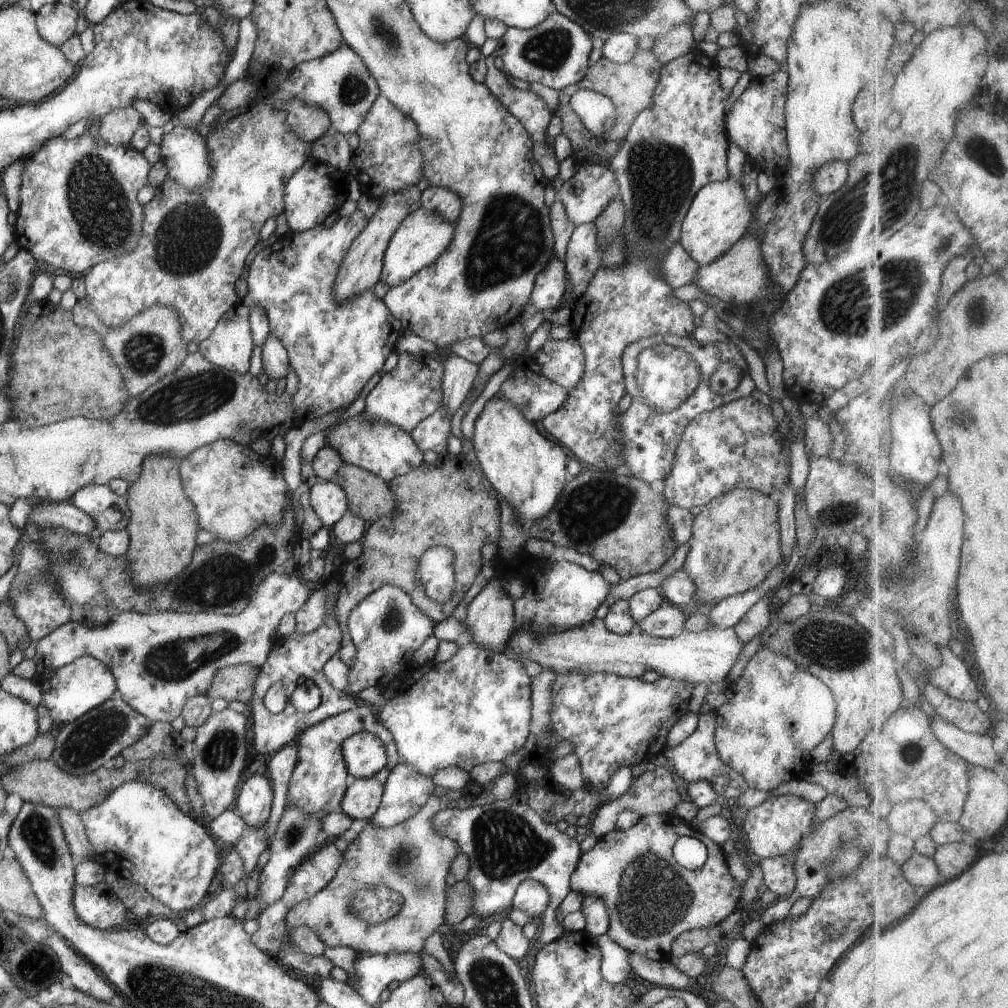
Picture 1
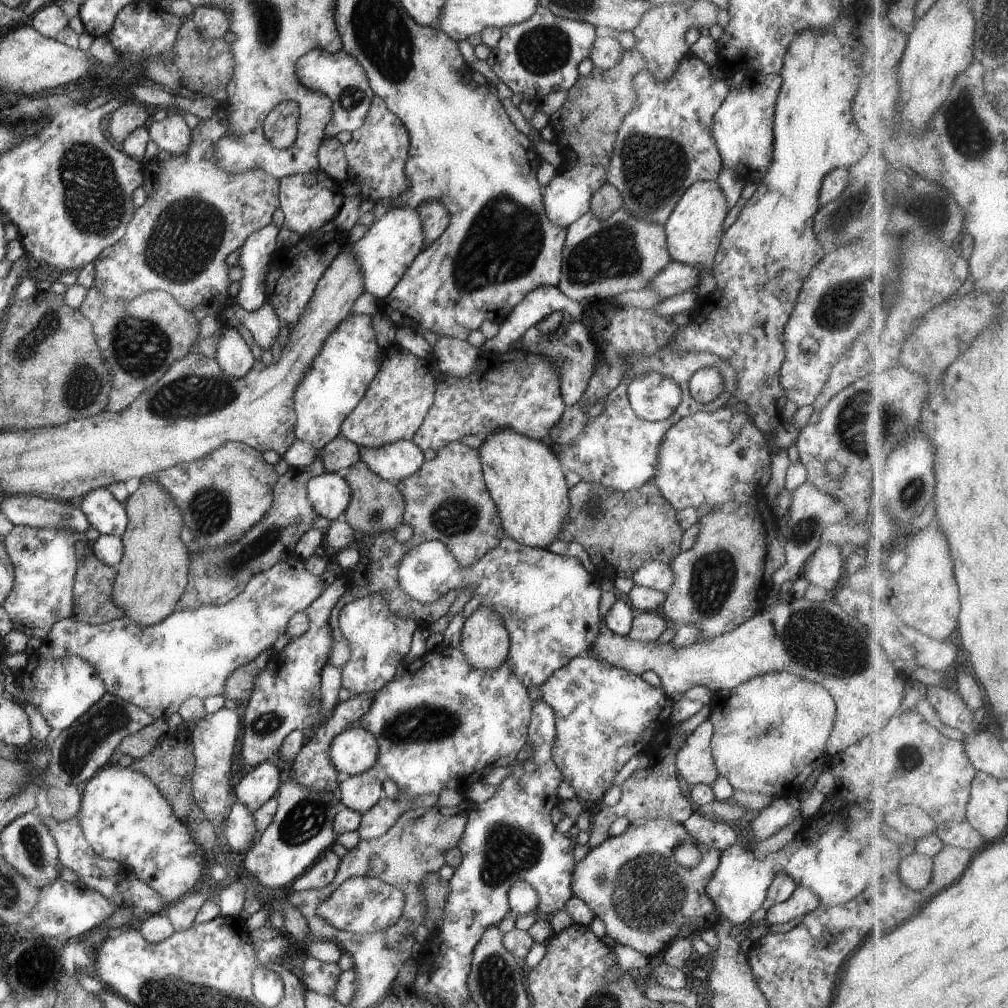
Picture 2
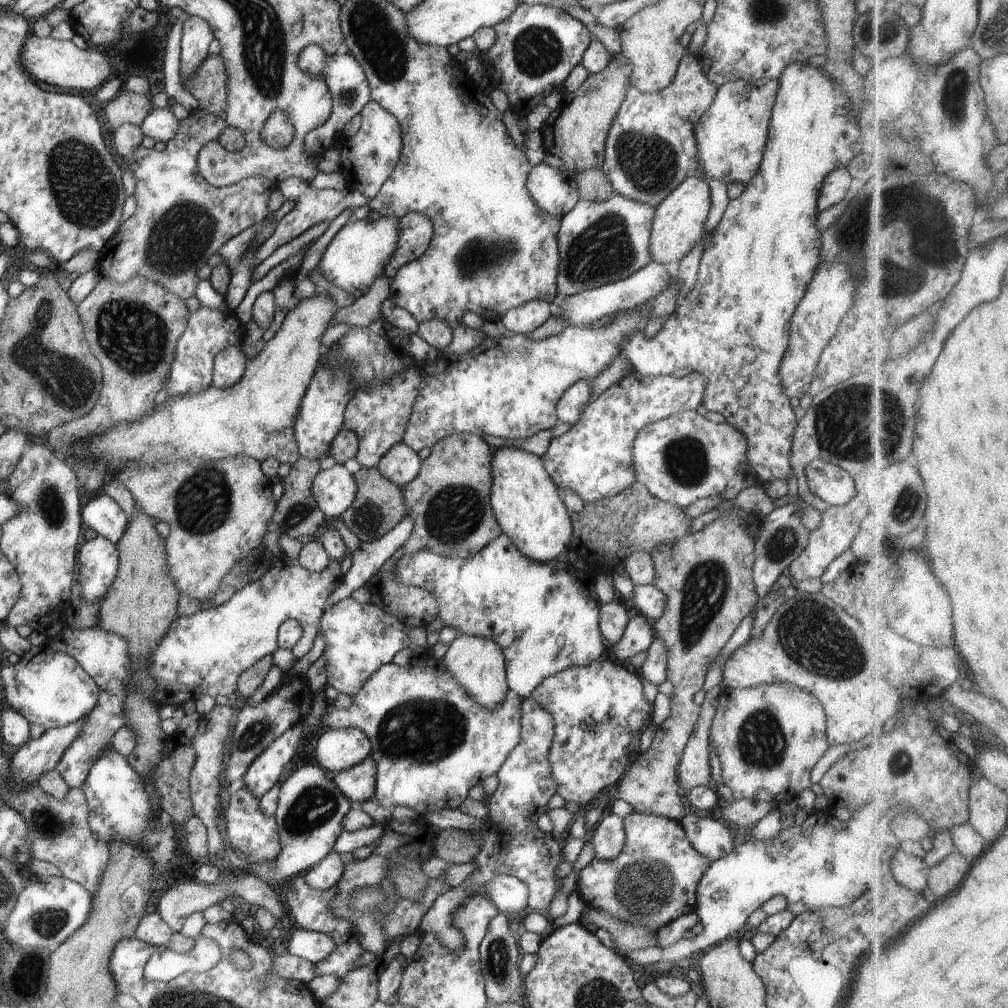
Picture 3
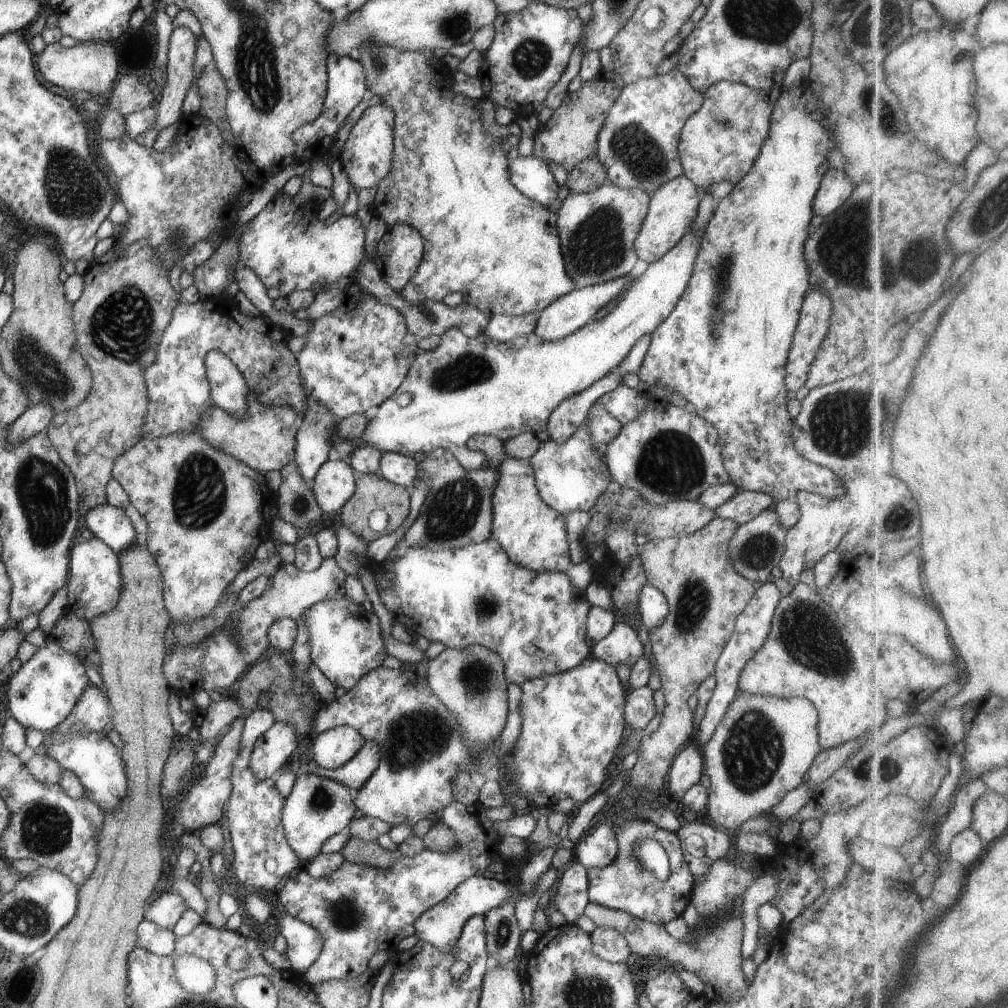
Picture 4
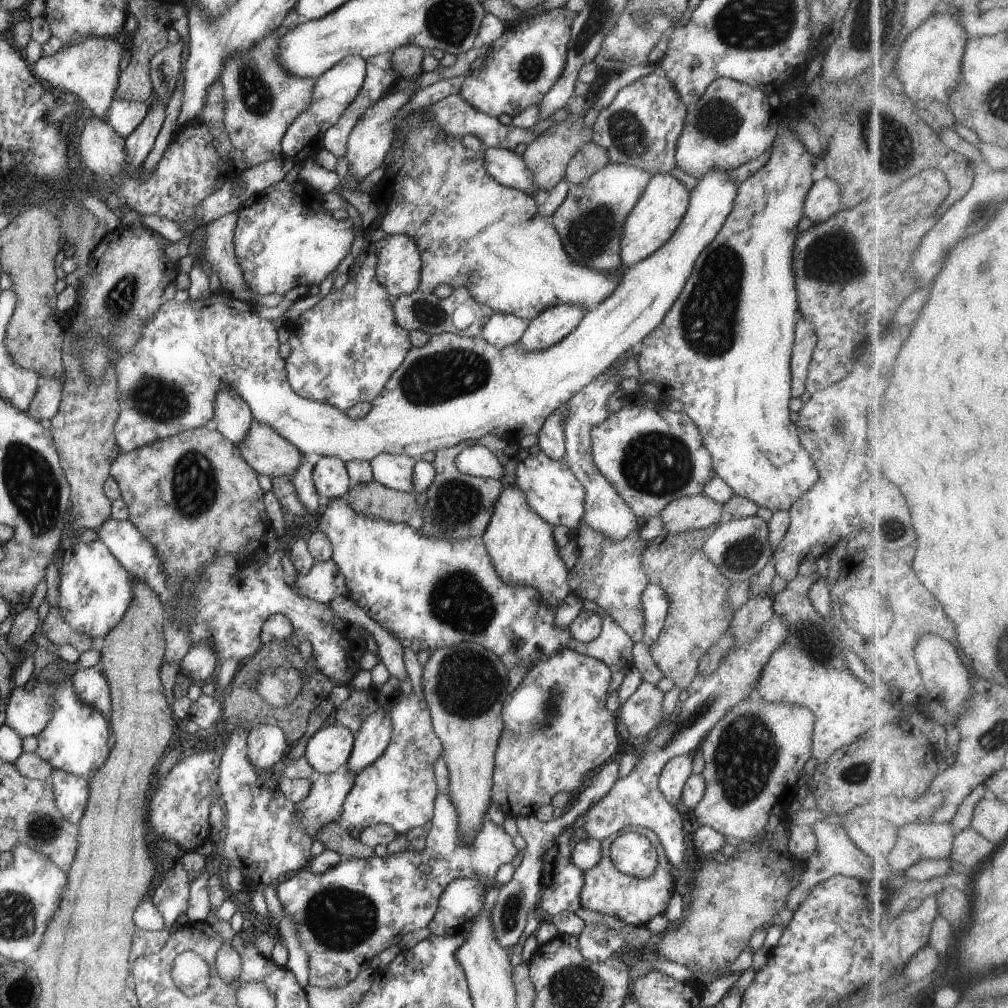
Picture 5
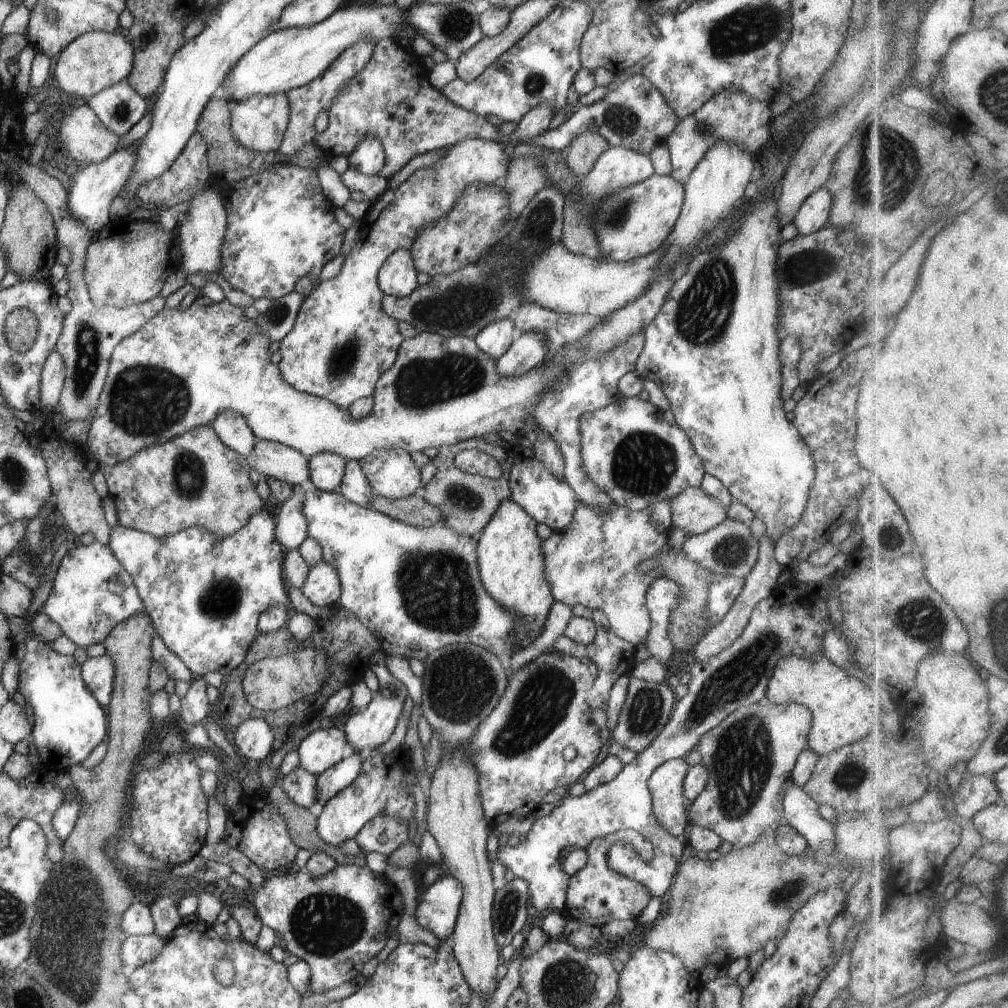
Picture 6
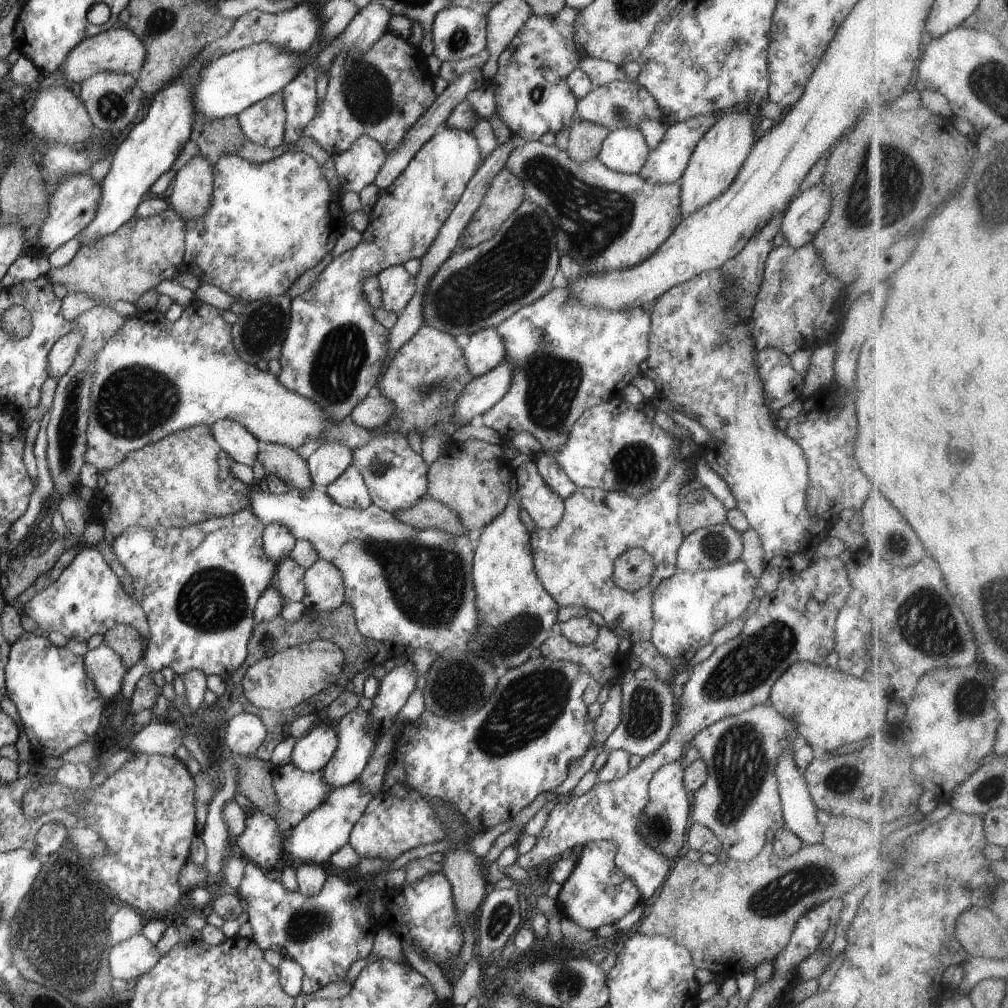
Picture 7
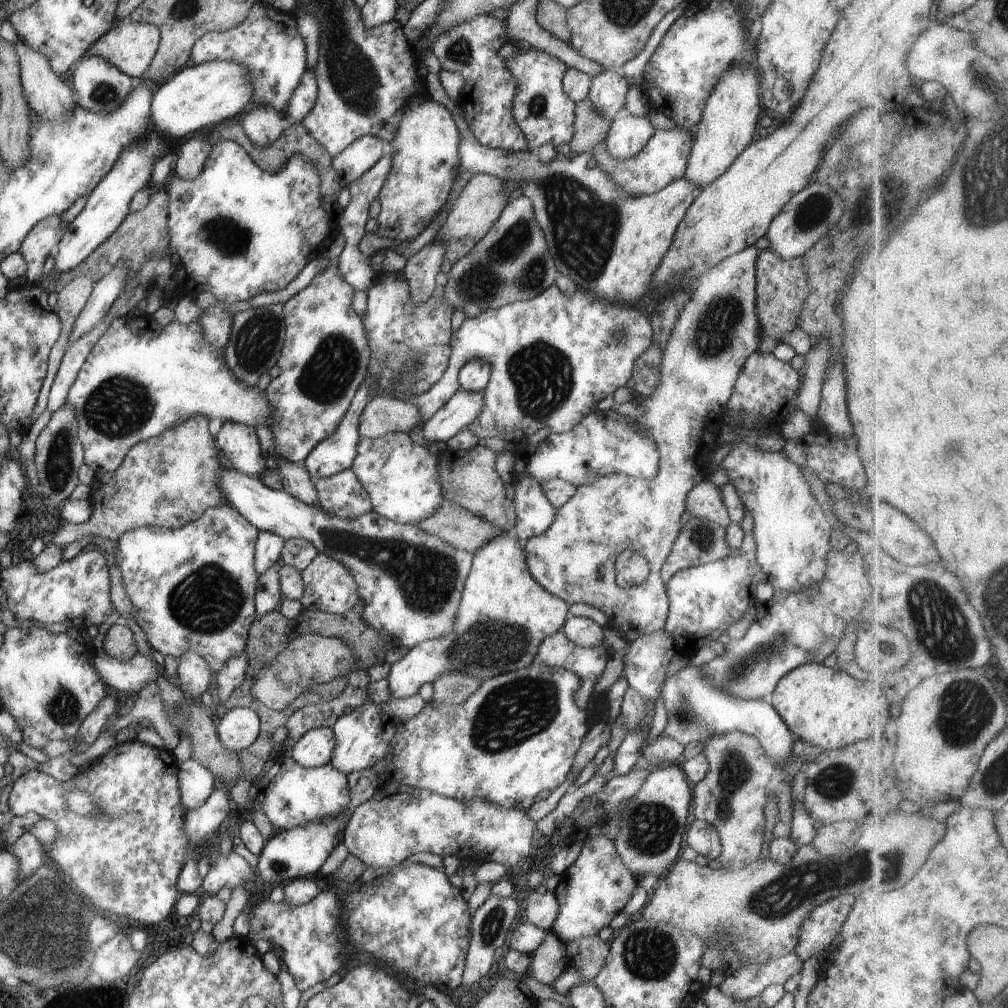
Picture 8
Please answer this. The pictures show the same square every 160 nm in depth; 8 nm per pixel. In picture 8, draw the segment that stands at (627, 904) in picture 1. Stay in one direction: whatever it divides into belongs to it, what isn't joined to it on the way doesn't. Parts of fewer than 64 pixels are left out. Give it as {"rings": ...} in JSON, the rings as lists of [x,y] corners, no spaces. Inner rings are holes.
{"rings":[[[607,836],[587,838],[583,841],[580,856],[560,875],[560,882],[554,889],[559,911],[551,930],[564,944],[598,935],[628,904],[638,885],[635,874],[624,864]]]}

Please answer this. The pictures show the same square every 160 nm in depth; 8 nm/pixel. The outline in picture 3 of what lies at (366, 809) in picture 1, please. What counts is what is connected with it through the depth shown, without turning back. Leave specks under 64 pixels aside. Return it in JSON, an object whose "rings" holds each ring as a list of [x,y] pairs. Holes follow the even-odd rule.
{"rings":[[[368,757],[356,766],[337,773],[333,781],[352,806],[360,806],[375,796],[376,773],[376,763]]]}

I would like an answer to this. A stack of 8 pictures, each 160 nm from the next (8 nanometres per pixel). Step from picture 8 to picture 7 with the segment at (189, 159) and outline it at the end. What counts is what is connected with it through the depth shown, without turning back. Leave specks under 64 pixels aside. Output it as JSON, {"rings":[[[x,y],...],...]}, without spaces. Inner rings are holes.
{"rings":[[[198,154],[178,171],[165,199],[180,219],[196,221],[211,207],[213,188],[213,166]]]}

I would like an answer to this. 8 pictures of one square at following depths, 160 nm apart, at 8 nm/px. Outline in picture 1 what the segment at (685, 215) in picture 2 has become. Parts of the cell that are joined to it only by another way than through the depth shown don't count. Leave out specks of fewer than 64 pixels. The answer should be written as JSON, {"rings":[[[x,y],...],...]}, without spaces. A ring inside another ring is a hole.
{"rings":[[[732,177],[725,181],[711,182],[701,188],[692,199],[682,223],[679,243],[700,266],[709,265],[747,233],[753,220],[751,216],[755,216],[755,210],[738,179]]]}

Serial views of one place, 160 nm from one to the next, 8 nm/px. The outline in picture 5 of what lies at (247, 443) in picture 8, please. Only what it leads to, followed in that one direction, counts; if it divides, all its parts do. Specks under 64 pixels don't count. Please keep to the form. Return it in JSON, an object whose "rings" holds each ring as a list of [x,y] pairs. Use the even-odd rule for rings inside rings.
{"rings":[[[232,387],[221,388],[215,396],[212,426],[228,440],[239,444],[248,434],[253,414],[246,401]]]}

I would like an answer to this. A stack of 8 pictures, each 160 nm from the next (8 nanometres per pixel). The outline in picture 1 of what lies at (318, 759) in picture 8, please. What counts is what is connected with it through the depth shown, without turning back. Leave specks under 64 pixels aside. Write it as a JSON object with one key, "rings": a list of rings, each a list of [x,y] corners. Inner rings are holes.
{"rings":[[[359,732],[342,743],[347,771],[357,779],[369,779],[388,766],[387,746],[379,736]]]}

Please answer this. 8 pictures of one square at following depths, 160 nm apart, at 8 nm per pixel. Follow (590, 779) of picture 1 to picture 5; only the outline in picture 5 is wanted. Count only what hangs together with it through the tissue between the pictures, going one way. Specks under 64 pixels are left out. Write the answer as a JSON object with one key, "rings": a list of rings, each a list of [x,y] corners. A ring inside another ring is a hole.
{"rings":[[[570,648],[554,653],[549,659],[544,659],[526,672],[525,677],[519,684],[519,687],[507,695],[502,709],[502,720],[504,721],[503,731],[499,738],[499,744],[495,752],[495,767],[493,770],[493,787],[491,788],[491,797],[506,816],[518,818],[535,815],[539,808],[544,805],[550,805],[552,798],[559,792],[570,792],[575,798],[578,794],[578,788],[582,786],[584,778],[588,772],[601,768],[612,758],[618,756],[623,751],[623,742],[616,733],[617,714],[613,714],[606,708],[606,698],[609,696],[609,687],[611,686],[611,670],[607,664],[601,660],[577,653]]]}

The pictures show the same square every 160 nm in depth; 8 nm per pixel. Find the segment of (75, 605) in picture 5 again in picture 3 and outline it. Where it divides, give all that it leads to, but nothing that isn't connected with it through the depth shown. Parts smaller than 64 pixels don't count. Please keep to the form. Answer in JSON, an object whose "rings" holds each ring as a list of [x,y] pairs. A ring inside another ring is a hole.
{"rings":[[[98,535],[84,543],[78,552],[78,560],[80,570],[76,572],[76,580],[81,586],[83,599],[87,603],[103,600],[118,570],[117,543]]]}

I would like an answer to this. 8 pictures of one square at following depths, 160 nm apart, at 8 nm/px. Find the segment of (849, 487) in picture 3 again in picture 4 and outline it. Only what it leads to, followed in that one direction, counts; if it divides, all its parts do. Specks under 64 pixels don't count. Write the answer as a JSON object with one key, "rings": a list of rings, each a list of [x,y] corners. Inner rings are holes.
{"rings":[[[800,85],[781,91],[780,97],[776,100],[776,104],[774,104],[771,110],[770,122],[771,125],[767,139],[762,145],[761,151],[758,153],[750,172],[738,184],[733,186],[732,192],[729,192],[724,198],[717,201],[714,216],[701,238],[698,256],[696,257],[688,286],[684,294],[680,297],[680,300],[676,303],[676,306],[672,309],[672,312],[668,315],[668,318],[650,334],[651,343],[637,373],[644,386],[656,383],[663,388],[674,390],[684,396],[688,402],[691,402],[695,406],[696,414],[705,418],[717,428],[721,443],[723,444],[723,461],[731,476],[731,482],[737,486],[738,491],[756,491],[771,494],[775,498],[774,504],[782,499],[796,498],[798,491],[808,491],[815,495],[836,499],[845,494],[843,480],[838,475],[835,475],[828,467],[823,467],[822,465],[817,465],[812,461],[806,460],[794,450],[793,436],[791,435],[793,420],[786,408],[786,404],[788,404],[786,394],[788,394],[788,391],[784,382],[785,364],[794,331],[797,327],[799,312],[804,297],[812,287],[804,245],[806,239],[812,233],[810,220],[815,215],[813,213],[813,200],[822,177],[831,168],[828,162],[828,153],[837,146],[836,135],[827,126],[823,102],[819,101],[815,92],[810,92],[808,88]]]}

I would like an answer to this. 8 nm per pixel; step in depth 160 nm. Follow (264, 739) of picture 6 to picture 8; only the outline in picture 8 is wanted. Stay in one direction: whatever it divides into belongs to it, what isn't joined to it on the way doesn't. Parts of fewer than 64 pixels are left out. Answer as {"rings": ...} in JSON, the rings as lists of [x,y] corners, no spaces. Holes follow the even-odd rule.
{"rings":[[[245,707],[228,710],[224,716],[216,719],[216,725],[220,742],[237,753],[248,748],[261,731],[259,716]]]}

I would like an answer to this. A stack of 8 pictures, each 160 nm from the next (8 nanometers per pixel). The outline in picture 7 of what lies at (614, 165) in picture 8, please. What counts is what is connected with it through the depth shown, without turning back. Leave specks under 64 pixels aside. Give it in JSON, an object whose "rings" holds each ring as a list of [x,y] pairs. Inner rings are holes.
{"rings":[[[708,113],[706,115],[688,117],[668,126],[662,142],[655,151],[649,151],[648,160],[644,163],[638,175],[643,176],[644,180],[649,180],[659,185],[678,181],[683,175],[695,146],[701,141],[704,133],[708,132],[708,129],[717,121],[718,115],[718,113]]]}

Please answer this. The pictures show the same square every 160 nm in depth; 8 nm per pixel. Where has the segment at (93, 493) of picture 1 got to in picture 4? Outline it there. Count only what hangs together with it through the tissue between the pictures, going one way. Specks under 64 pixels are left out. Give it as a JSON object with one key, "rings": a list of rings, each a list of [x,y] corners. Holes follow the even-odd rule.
{"rings":[[[107,502],[90,510],[83,510],[83,513],[90,532],[117,554],[135,545],[141,538],[123,508],[116,508]]]}

